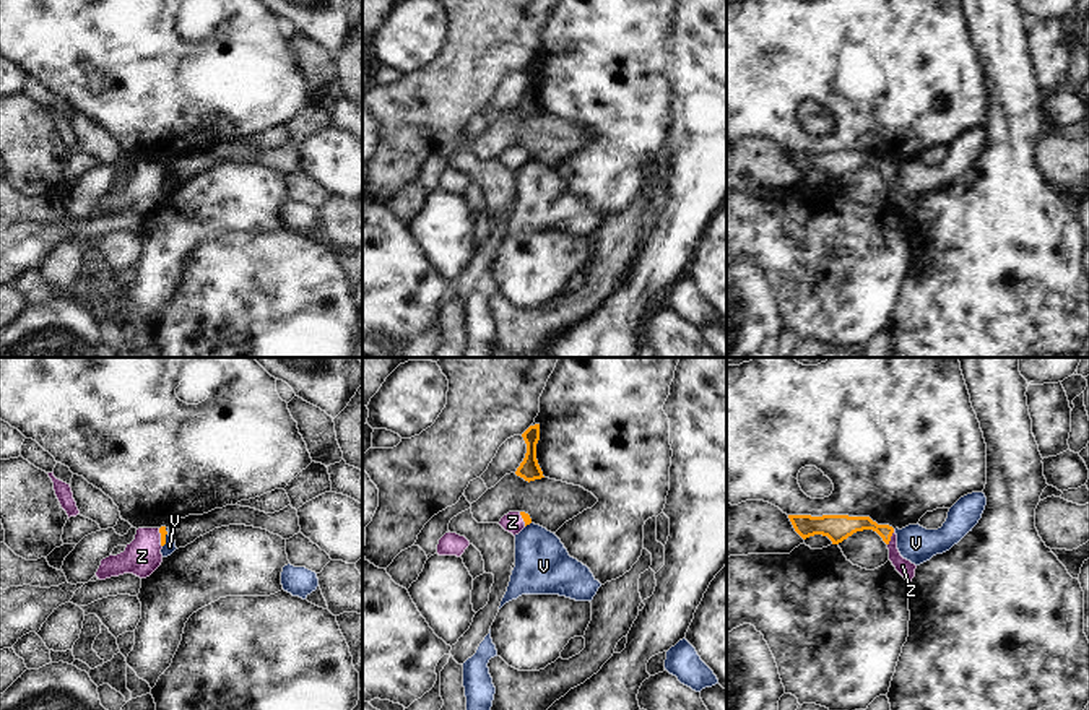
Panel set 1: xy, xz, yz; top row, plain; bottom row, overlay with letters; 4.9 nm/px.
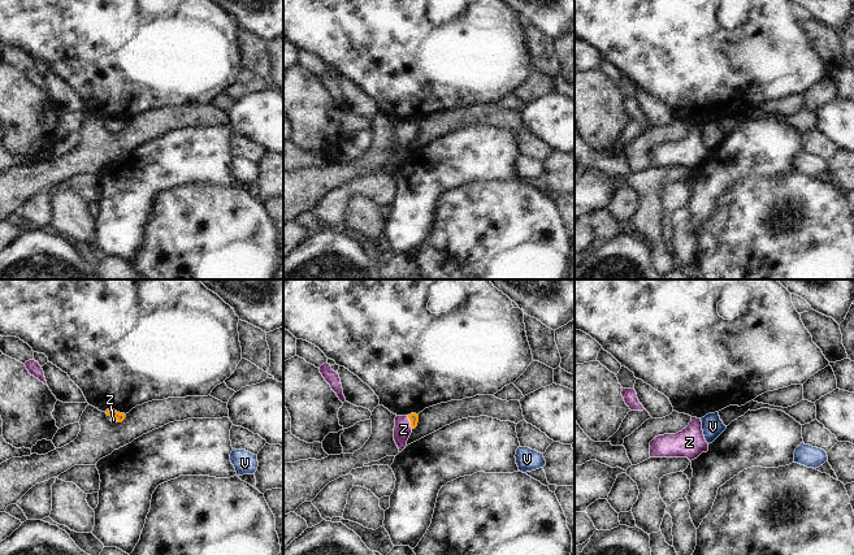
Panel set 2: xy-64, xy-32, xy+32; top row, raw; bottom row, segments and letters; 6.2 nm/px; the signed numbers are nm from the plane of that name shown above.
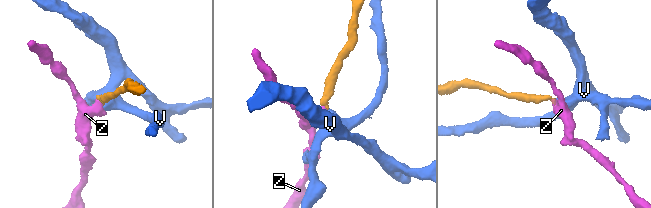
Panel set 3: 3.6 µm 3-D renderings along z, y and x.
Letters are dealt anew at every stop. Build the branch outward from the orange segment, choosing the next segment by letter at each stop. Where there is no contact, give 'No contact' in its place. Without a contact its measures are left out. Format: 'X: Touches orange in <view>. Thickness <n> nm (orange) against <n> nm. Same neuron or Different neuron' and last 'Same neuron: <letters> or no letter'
V: Touches orange in xy. Thickness 40 nm (orange) against 60 nm. Different neuron
Z: Touches orange in yz. Thickness 120 nm (orange) against 80 nm. Same neuron
Same neuron: Z

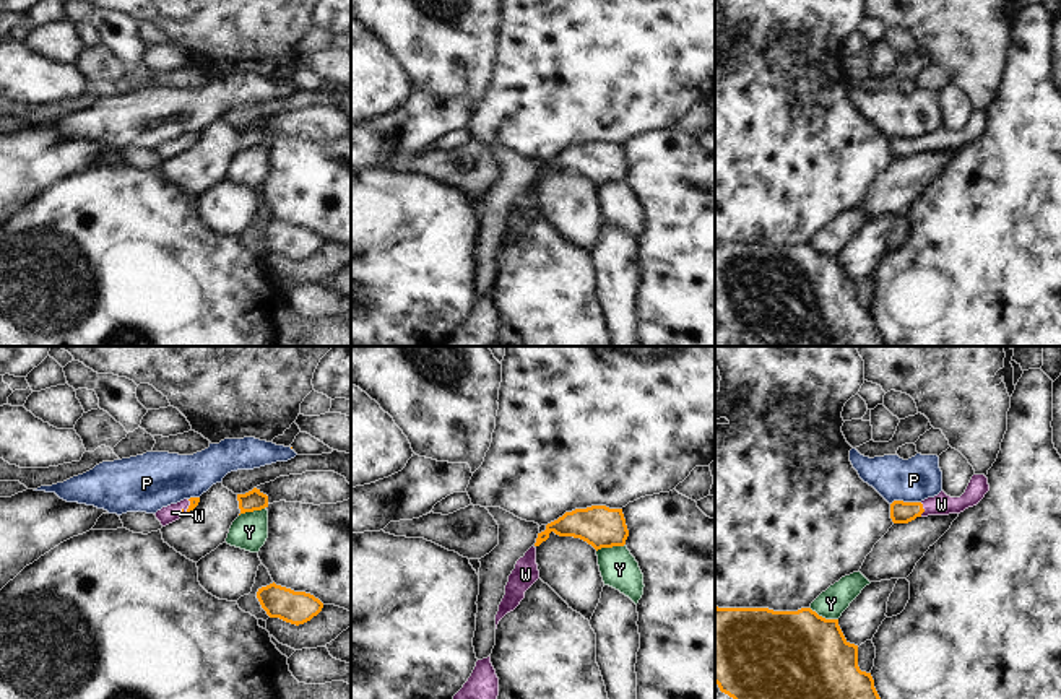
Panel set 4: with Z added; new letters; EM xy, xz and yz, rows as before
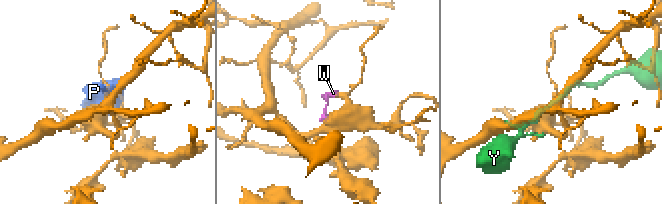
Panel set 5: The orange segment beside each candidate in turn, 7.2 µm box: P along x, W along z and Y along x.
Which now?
P: Touches orange in yz. Thickness 110 nm (orange) against 220 nm. Different neuron
W: Touches orange in yz. Thickness 110 nm (orange) against 110 nm. Same neuron
Y: Touches orange in xz. Thickness 200 nm (orange) against 190 nm. Different neuron
Same neuron: W.

